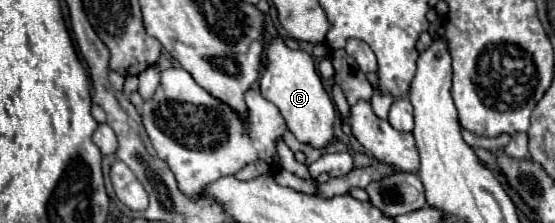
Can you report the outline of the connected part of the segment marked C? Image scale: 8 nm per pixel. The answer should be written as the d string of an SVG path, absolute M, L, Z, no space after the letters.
M274 39L268 47L266 59L268 61L260 77L262 97L272 101L280 109L288 129L296 135L296 139L300 139L300 143L308 143L316 149L328 147L328 143L332 143L334 139L336 109L322 87L322 81L314 69L312 57L306 51L288 49L282 39Z

